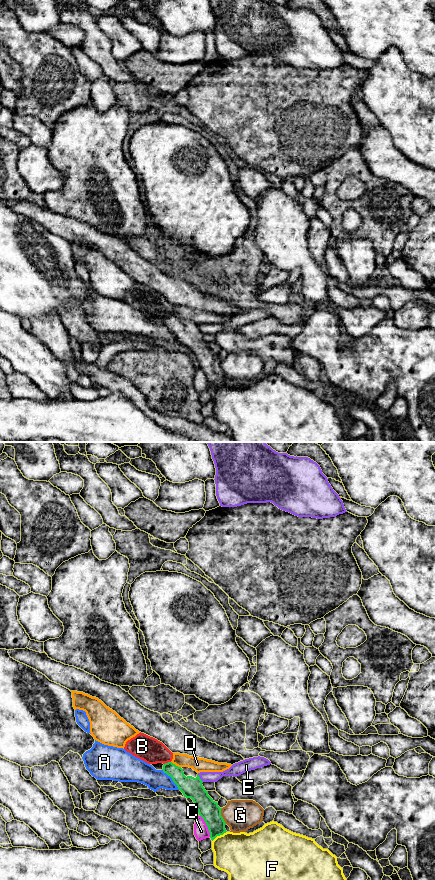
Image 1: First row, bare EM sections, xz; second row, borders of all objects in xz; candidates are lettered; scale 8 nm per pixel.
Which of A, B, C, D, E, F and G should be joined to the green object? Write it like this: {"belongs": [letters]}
{"belongs": ["B"]}

